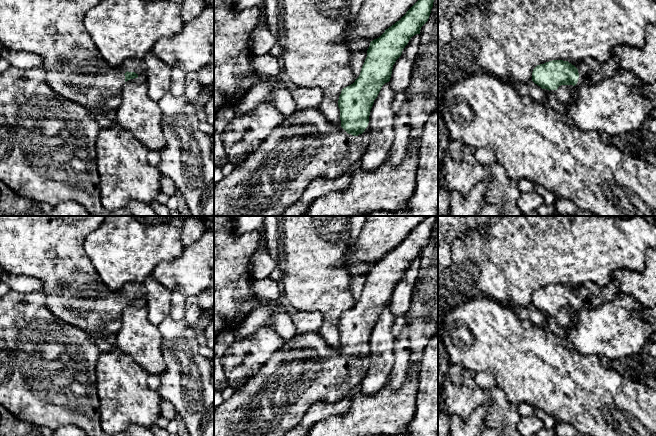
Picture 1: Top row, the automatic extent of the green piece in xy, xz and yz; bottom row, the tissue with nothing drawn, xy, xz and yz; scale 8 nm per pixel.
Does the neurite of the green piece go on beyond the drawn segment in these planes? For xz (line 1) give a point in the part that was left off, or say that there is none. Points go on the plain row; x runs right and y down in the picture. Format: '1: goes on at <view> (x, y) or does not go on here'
1: goes on at xz (304, 370)

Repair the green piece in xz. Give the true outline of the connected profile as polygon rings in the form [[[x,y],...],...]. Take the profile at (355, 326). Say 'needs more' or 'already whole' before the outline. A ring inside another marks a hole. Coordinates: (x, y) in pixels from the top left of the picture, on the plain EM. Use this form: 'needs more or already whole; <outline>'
needs more; [[[428,216],[399,245],[386,253],[379,262],[370,266],[359,301],[353,308],[343,312],[339,320],[341,344],[339,351],[329,347],[318,333],[308,332],[293,336],[269,357],[254,376],[214,410],[214,436],[284,436],[300,422],[314,403],[332,403],[341,400],[352,388],[360,385],[369,368],[369,362],[361,358],[368,350],[374,324],[382,310],[390,305],[393,289],[409,264],[414,259],[420,258],[421,251],[428,245],[437,218],[438,216]]]

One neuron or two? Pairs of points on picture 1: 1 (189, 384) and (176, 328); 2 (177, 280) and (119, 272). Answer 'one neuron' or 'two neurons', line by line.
1: one neuron
2: two neurons

